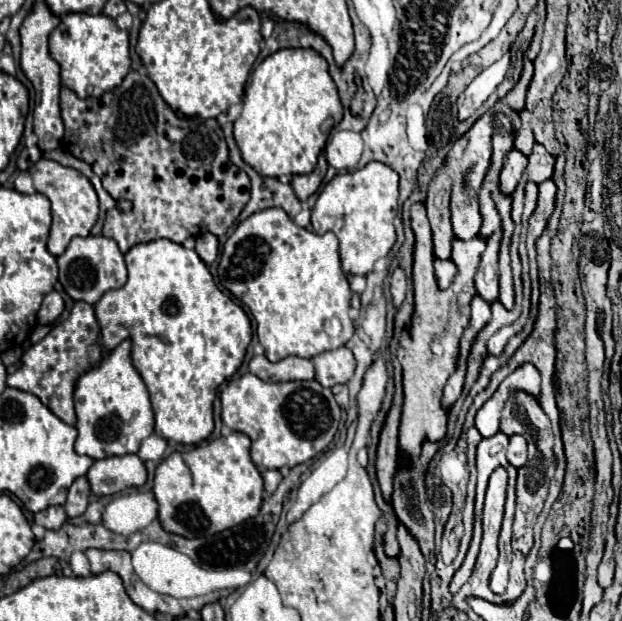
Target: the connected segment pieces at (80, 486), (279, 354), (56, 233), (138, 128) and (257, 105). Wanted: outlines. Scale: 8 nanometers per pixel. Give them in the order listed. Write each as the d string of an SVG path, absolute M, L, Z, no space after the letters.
M78 477L68 489L68 499L64 503L66 515L68 517L82 515L88 507L88 499L90 499L90 483L86 477Z
M272 207L272 211L258 211L252 219L246 219L236 227L224 245L218 275L222 285L250 309L256 319L258 339L270 361L280 361L288 355L312 359L318 353L346 345L354 335L354 325L348 317L352 291L340 265L336 235L318 235L298 227L292 219L288 219L288 215L284 215L284 211L280 211L280 207Z
M40 159L36 161L30 169L20 171L14 181L16 191L20 193L42 193L50 199L52 203L52 229L50 229L50 239L48 239L48 251L52 255L62 255L70 243L72 237L86 237L96 219L98 219L98 195L94 191L94 185L86 175L72 167L64 167L56 161L50 159Z
M130 71L120 87L104 93L102 97L80 99L74 91L62 87L60 107L66 127L62 149L90 163L112 199L132 203L130 213L110 209L104 219L102 233L114 239L122 253L148 239L166 237L174 243L184 243L188 237L196 237L200 233L214 233L220 237L236 223L240 211L250 199L250 177L230 161L218 121L176 115L160 97L152 79L144 73Z
M278 49L268 55L252 73L250 85L246 87L242 115L234 121L234 139L240 153L248 165L252 165L260 175L280 177L280 175L304 175L312 173L320 151L326 145L328 133L334 125L342 121L342 103L338 89L328 73L326 59L314 49Z

